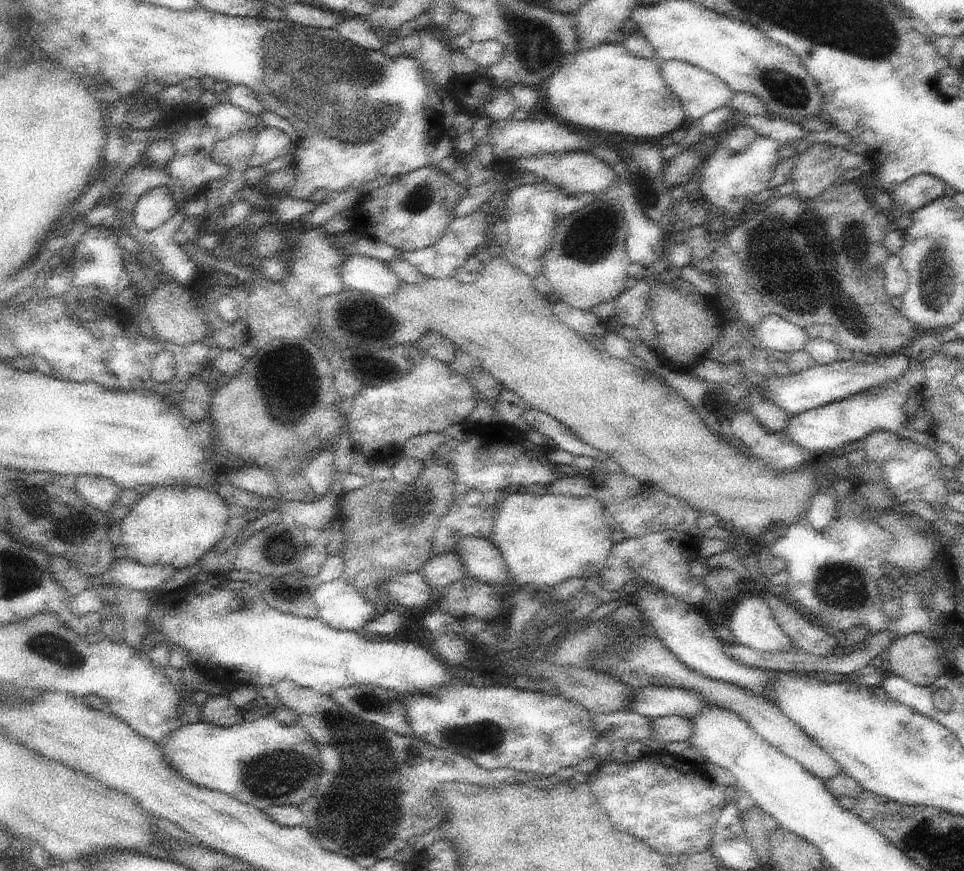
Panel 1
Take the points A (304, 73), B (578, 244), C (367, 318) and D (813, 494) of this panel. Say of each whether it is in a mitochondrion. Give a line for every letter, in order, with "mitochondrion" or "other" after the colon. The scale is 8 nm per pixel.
A: mitochondrion
B: mitochondrion
C: mitochondrion
D: other

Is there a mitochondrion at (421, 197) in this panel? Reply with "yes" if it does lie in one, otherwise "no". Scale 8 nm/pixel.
yes

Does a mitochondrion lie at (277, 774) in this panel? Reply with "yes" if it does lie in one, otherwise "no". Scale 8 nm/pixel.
yes

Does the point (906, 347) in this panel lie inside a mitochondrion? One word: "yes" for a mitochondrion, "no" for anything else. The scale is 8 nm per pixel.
no

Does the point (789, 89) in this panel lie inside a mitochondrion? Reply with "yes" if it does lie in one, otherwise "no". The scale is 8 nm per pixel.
yes

